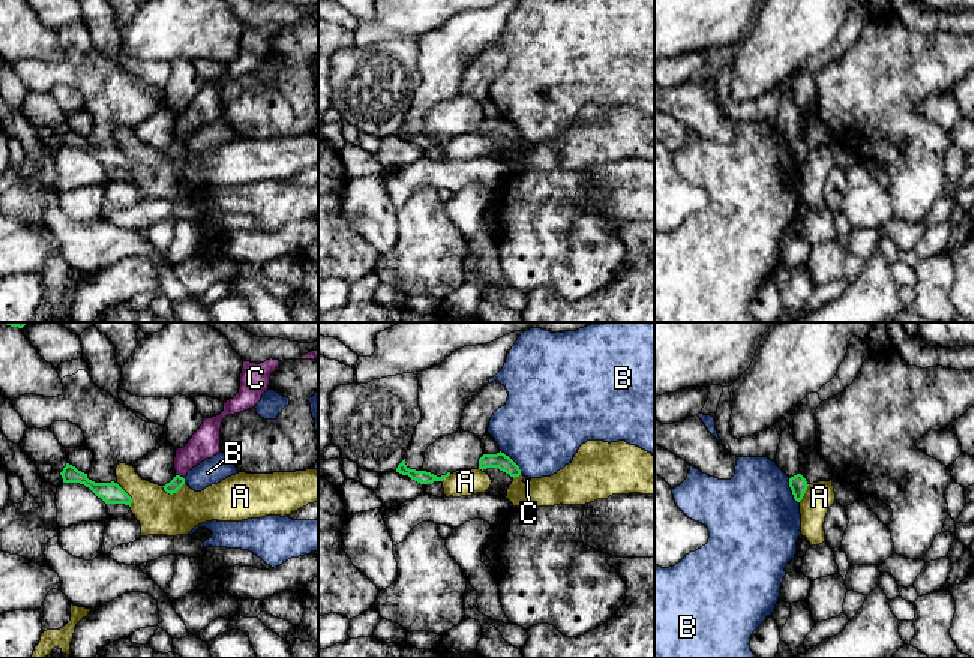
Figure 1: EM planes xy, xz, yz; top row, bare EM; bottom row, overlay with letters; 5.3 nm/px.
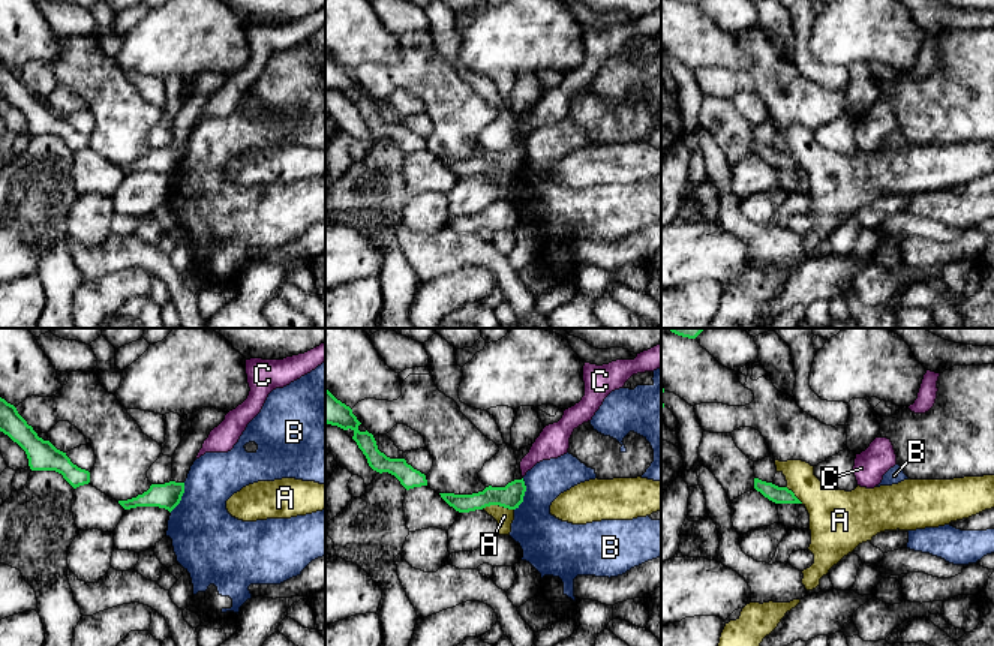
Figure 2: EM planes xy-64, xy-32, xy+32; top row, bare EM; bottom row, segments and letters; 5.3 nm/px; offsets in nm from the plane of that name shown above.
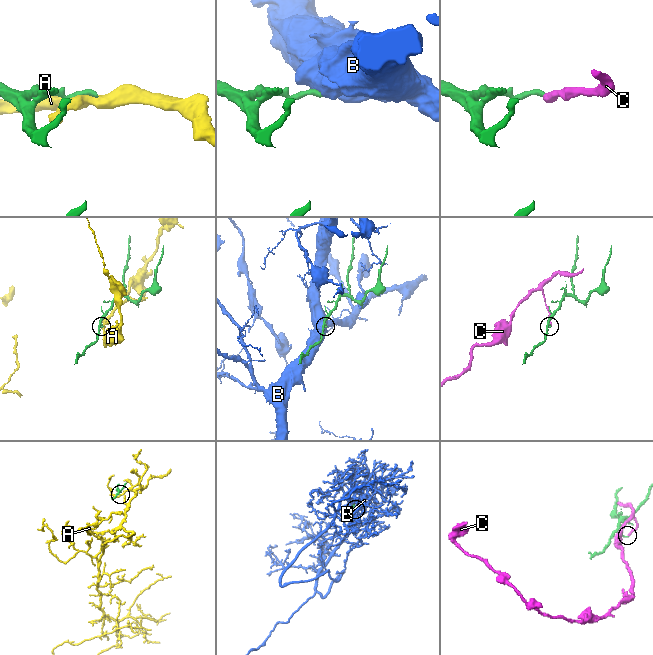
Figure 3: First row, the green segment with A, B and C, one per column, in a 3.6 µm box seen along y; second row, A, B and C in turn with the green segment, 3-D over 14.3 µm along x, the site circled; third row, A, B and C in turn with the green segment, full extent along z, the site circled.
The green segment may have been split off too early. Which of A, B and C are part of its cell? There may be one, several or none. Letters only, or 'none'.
none

